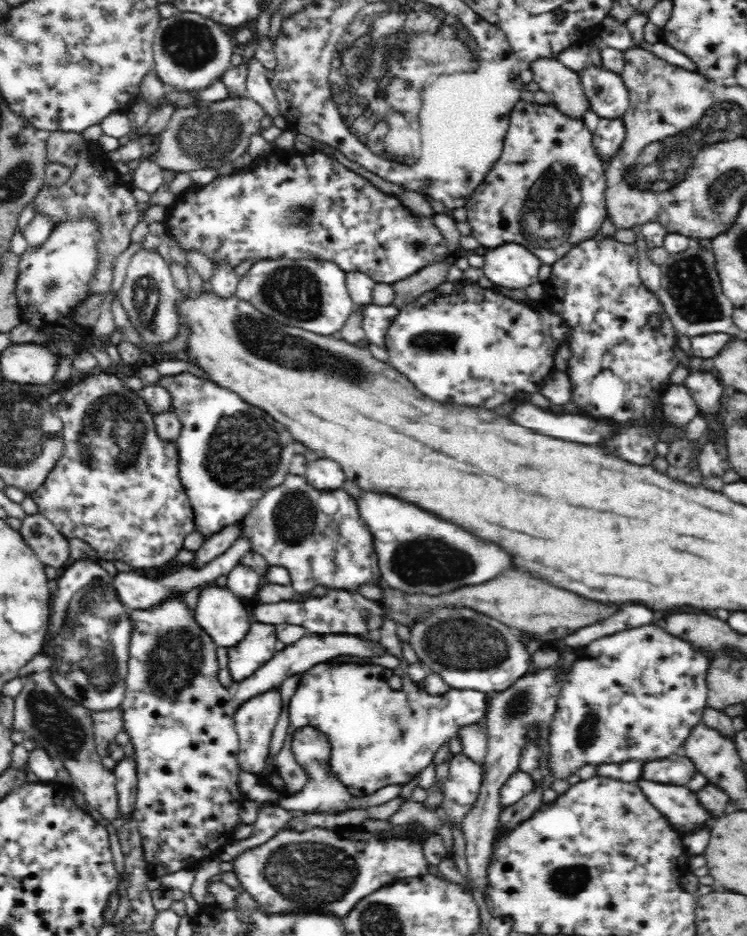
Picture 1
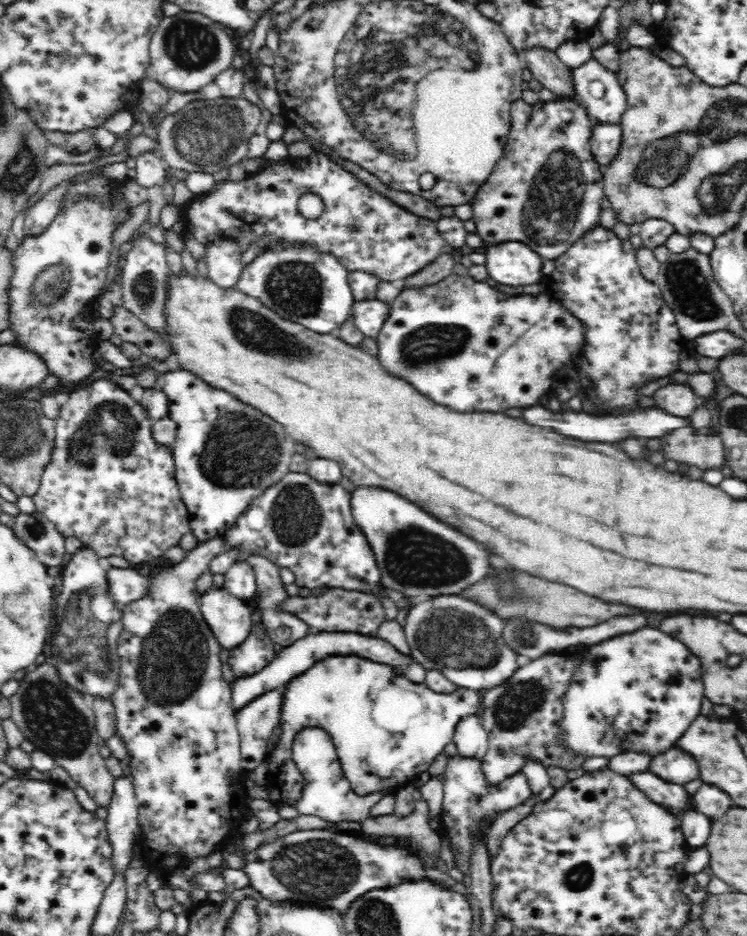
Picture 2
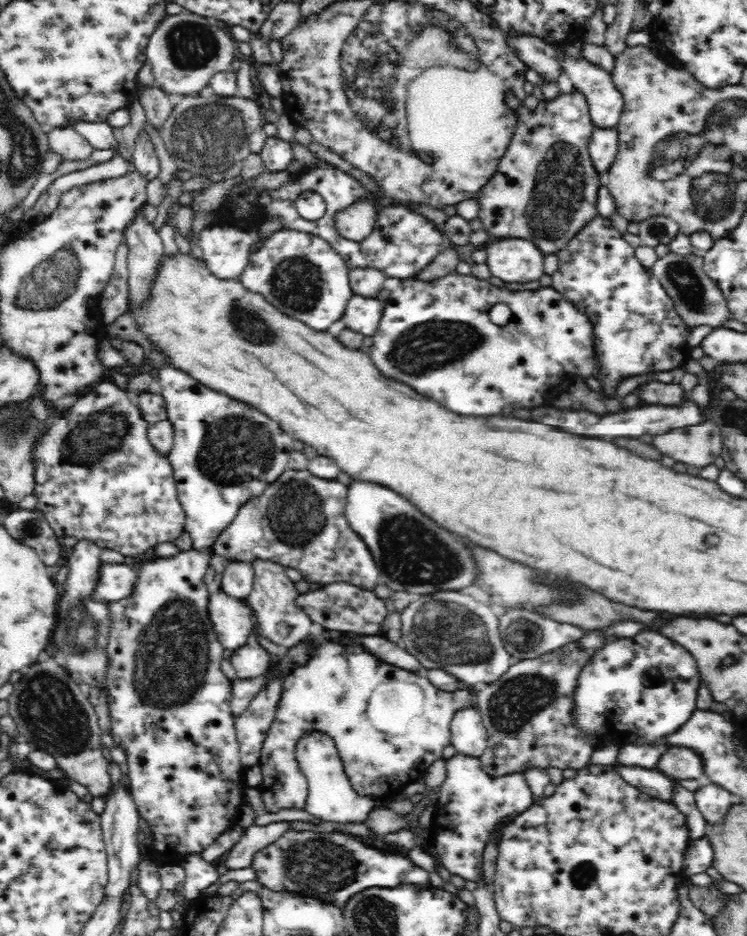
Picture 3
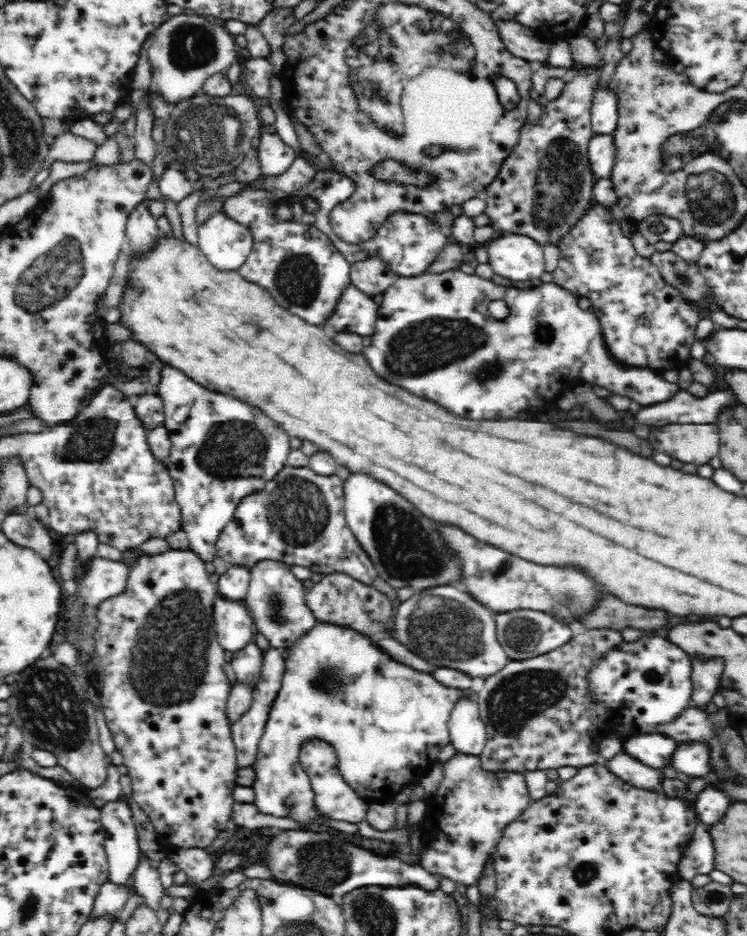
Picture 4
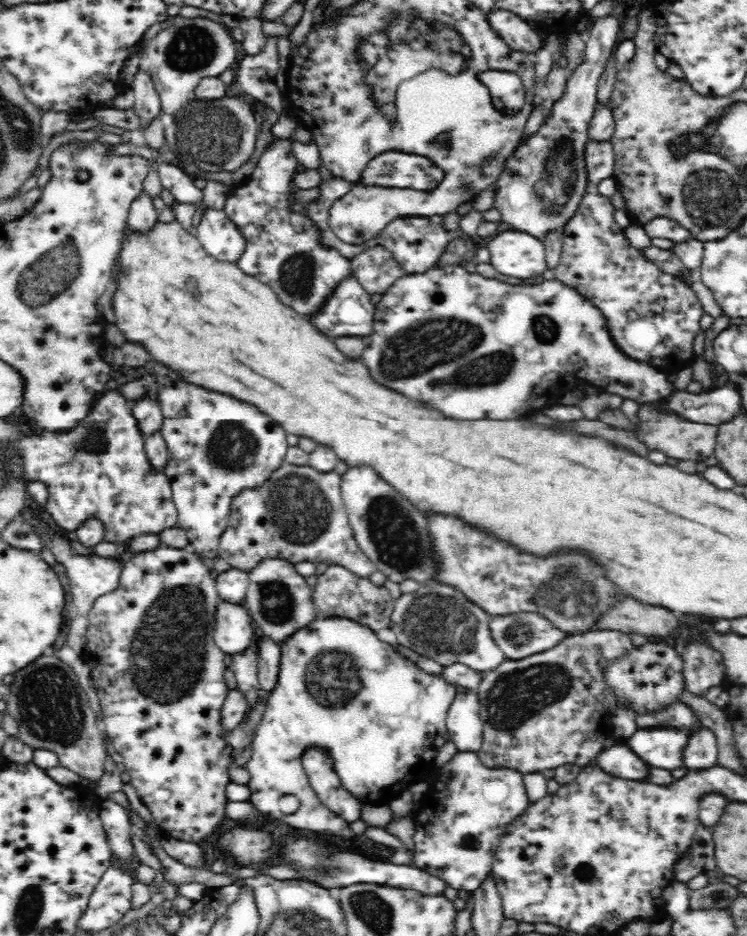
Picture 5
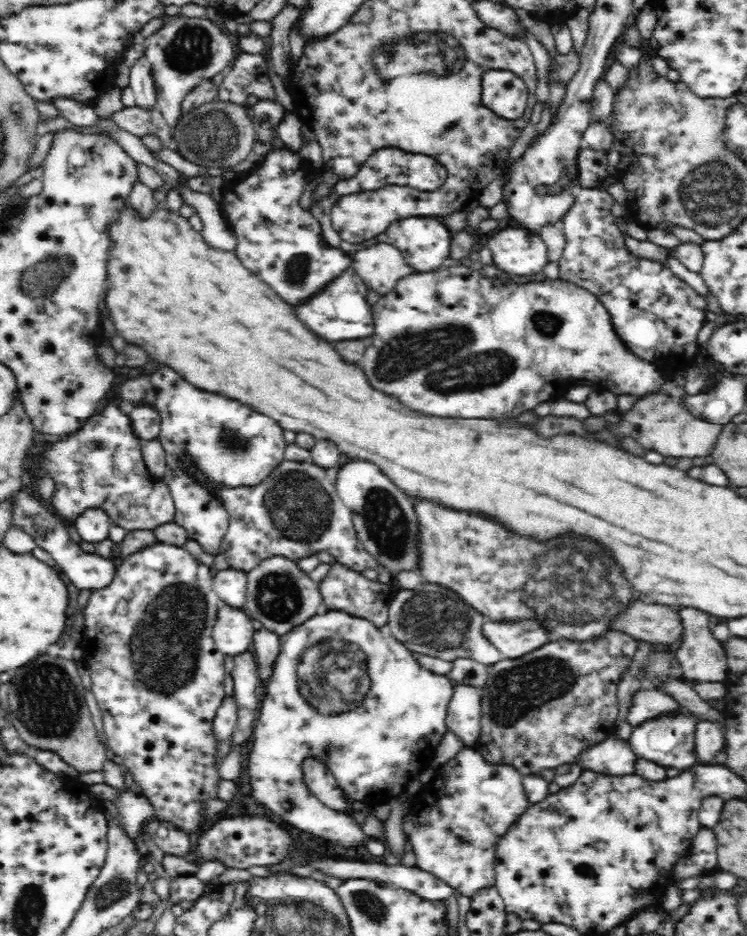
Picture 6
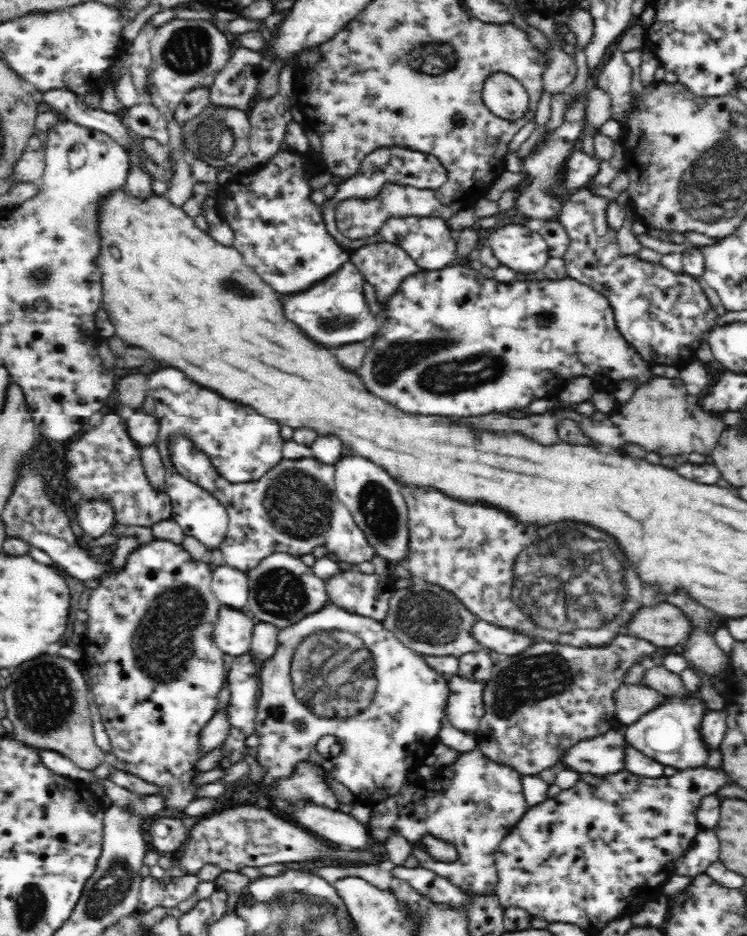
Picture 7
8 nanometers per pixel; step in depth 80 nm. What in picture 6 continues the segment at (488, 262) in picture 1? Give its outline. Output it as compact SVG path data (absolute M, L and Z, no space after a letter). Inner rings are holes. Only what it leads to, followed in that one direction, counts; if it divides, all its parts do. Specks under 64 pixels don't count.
M520 226L505 227L493 234L486 246L491 250L492 262L497 271L506 272L510 276L530 276L544 270L548 263L546 243L538 234Z

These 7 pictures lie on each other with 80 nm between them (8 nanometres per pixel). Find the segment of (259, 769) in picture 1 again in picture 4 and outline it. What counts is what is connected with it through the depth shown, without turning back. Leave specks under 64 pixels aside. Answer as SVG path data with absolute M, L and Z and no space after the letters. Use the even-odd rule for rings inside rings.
M271 647L271 649L264 653L261 670L260 680L255 685L252 694L253 700L250 708L240 717L240 720L231 723L232 738L237 748L236 754L239 768L252 766L256 762L260 737L263 735L266 723L268 722L273 700L277 697L277 692L281 689L285 662L280 652L274 647Z

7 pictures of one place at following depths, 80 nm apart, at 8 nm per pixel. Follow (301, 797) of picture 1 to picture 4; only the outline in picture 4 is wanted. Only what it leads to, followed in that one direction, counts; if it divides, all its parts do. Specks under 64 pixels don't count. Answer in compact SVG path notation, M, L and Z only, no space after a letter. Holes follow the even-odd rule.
M308 740L308 746L300 747L299 761L301 767L310 779L311 789L316 796L316 808L324 812L324 816L330 816L334 820L344 820L344 822L362 822L368 812L368 804L354 792L350 786L344 782L344 777L338 768L338 758L336 752L330 744L324 740Z

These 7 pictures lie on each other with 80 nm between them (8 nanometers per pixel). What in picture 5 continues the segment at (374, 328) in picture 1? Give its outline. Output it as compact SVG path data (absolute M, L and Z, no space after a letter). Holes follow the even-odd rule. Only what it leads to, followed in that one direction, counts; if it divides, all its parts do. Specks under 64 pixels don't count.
M346 277L332 292L330 296L328 296L327 300L324 300L324 306L320 308L318 312L312 318L312 322L316 324L316 328L320 330L320 332L324 332L326 336L371 336L372 326L374 326L374 306L370 301L371 294L352 277Z

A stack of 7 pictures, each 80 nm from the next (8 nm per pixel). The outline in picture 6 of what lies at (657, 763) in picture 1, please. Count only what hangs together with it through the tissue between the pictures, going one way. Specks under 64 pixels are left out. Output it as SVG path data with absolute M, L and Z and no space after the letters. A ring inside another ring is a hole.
M697 721L695 730L695 756L698 764L711 764L718 751L725 746L725 736L718 723Z

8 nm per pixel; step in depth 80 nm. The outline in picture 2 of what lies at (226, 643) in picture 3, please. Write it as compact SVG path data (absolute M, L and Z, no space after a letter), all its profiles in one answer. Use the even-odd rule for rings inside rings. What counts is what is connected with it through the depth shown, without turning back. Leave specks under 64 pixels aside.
M212 586L200 600L204 621L223 648L242 644L252 630L250 602L236 598L224 588Z

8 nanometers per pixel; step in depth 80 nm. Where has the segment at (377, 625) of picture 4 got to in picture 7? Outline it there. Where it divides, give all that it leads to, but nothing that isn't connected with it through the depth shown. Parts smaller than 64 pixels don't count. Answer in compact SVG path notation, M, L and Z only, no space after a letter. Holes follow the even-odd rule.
M356 568L338 570L325 584L329 604L380 622L386 620L390 597L397 590L392 577L363 574Z

